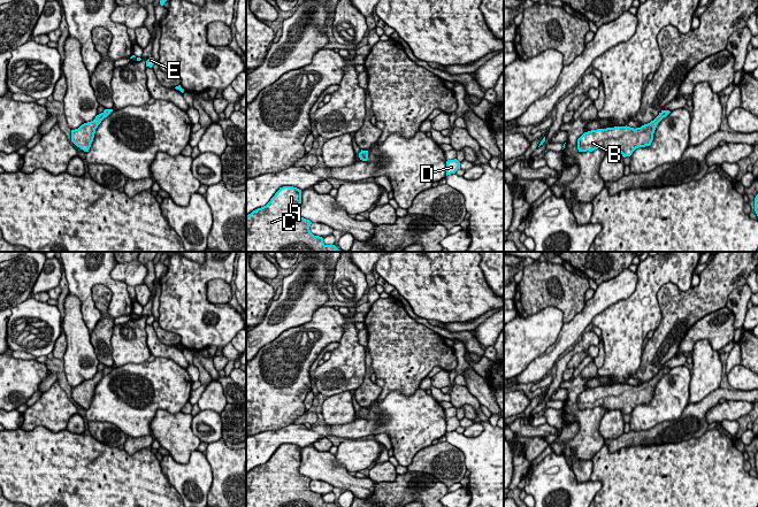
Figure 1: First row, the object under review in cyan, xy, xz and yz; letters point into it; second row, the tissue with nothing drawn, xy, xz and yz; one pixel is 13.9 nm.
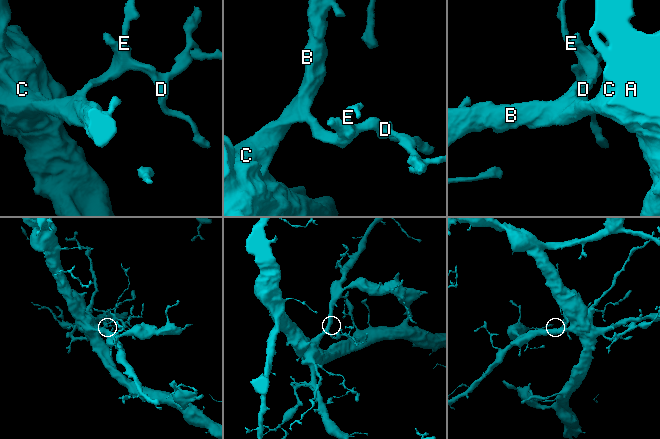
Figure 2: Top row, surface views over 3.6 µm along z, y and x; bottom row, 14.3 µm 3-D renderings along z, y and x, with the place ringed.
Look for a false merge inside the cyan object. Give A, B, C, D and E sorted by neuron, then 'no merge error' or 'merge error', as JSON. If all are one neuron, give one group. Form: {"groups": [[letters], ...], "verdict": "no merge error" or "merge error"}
{"groups": [["A", "B", "C", "D", "E"]], "verdict": "no merge error"}

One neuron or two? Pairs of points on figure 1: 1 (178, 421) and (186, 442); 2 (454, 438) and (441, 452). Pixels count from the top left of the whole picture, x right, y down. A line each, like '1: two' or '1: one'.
1: one
2: two

